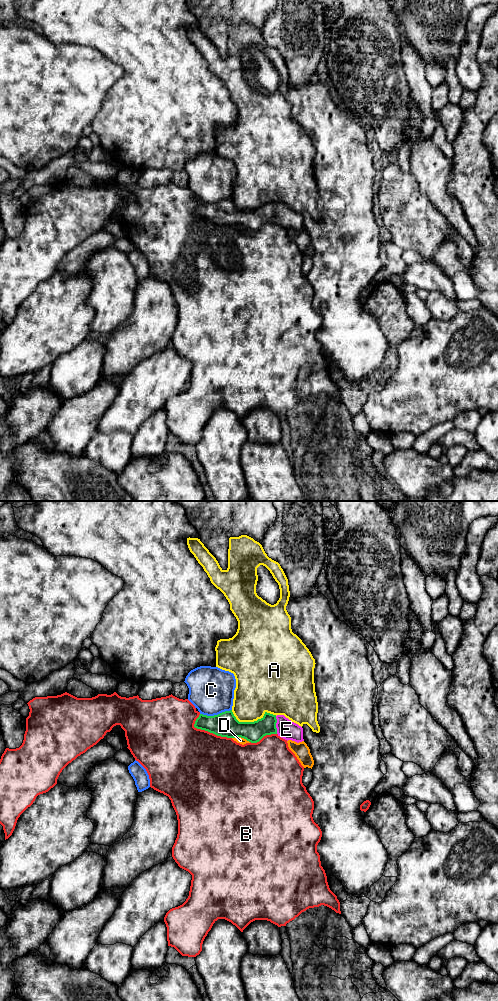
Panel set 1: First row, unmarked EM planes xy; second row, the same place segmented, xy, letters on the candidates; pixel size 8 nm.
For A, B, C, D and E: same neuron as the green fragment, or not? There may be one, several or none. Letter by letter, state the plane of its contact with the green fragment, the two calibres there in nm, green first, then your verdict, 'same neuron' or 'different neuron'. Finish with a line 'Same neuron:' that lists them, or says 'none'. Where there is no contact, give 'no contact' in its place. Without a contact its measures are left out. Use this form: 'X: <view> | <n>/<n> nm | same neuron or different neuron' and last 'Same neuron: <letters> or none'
A: xy | 200/340 nm | different neuron
B: xy | 200/500 nm | different neuron
C: xy | 200/360 nm | different neuron
D: xy | 200/50 nm | different neuron
E: xy | 160/160 nm | same neuron
Same neuron: E

